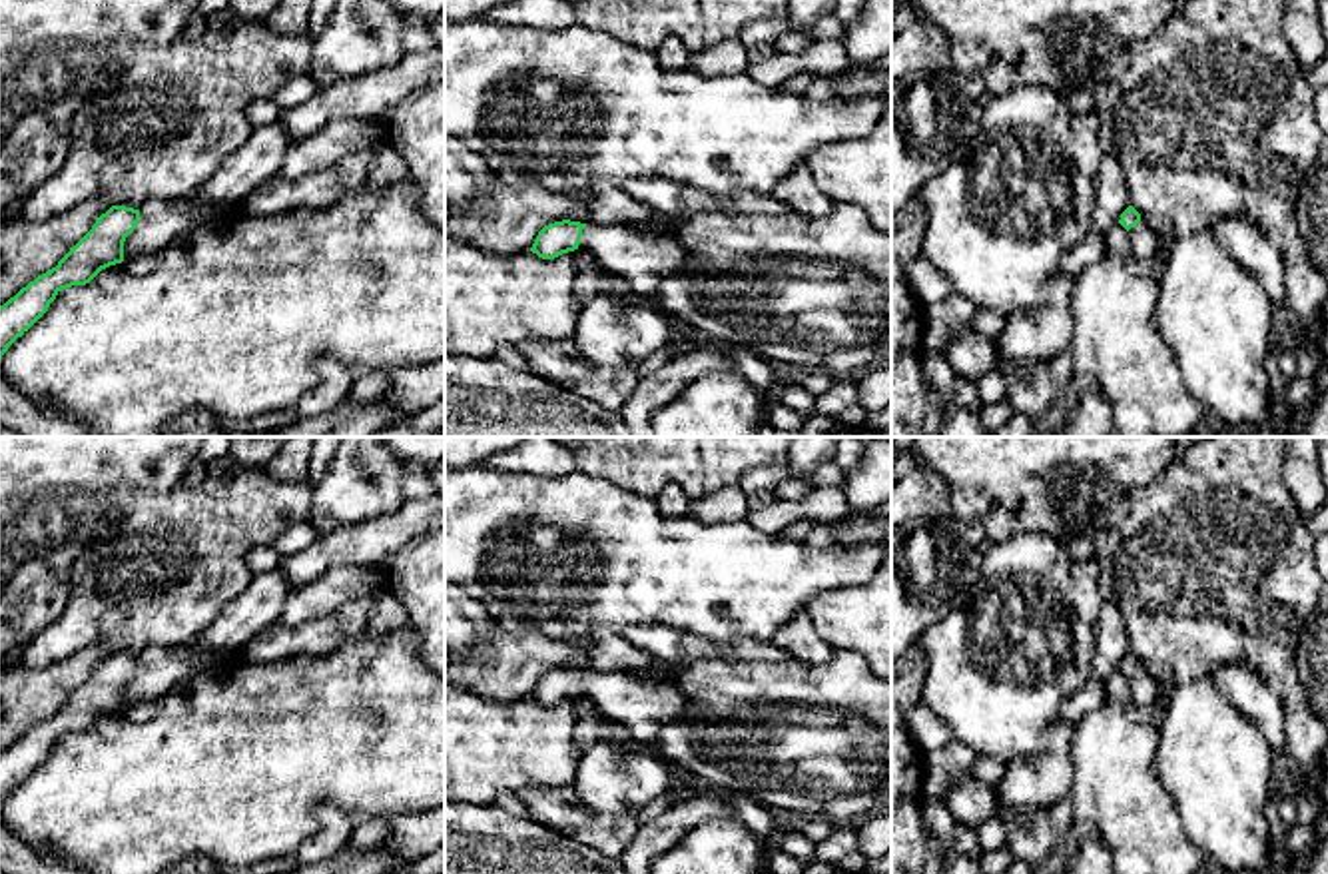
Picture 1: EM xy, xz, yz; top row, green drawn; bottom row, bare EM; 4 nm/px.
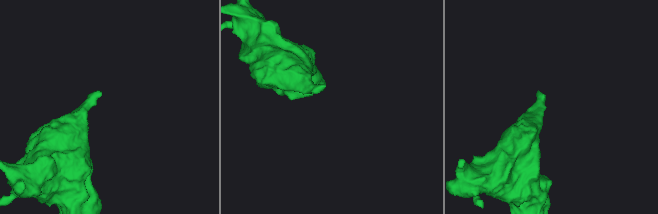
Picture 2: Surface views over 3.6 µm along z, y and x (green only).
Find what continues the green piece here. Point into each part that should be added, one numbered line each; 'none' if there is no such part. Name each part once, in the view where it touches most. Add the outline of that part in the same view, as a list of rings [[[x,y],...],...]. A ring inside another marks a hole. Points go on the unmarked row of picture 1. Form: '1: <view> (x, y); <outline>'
1: xy (160, 667); [[[150,647],[140,655],[140,668],[124,688],[126,704],[162,700],[181,680],[223,674],[233,666],[233,656],[207,653],[193,656],[183,647]]]

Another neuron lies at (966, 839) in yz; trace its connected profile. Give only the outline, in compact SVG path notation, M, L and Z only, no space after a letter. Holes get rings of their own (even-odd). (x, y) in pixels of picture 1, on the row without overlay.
M955 824L953 826L953 838L955 838L955 846L959 852L969 854L969 856L981 856L981 848L977 844L977 832L963 826L963 824Z

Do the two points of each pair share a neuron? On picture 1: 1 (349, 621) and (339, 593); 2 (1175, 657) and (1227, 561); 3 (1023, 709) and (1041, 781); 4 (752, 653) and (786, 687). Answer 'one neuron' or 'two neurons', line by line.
1: two neurons
2: one neuron
3: two neurons
4: two neurons

